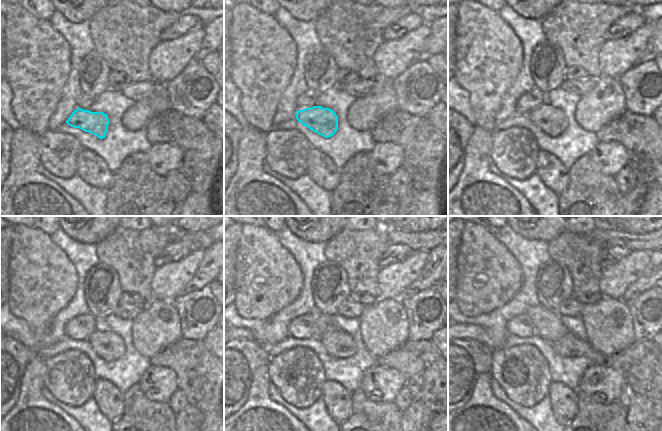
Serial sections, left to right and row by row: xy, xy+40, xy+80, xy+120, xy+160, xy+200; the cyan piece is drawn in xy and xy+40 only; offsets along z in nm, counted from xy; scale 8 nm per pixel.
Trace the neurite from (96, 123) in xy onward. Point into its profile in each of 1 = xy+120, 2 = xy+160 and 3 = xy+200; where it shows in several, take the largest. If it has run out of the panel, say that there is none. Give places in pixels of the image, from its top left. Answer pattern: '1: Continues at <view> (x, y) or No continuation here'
1: Continues at xy+120 (107, 345)
2: Continues at xy+160 (338, 344)
3: Continues at xy+200 (569, 346)

